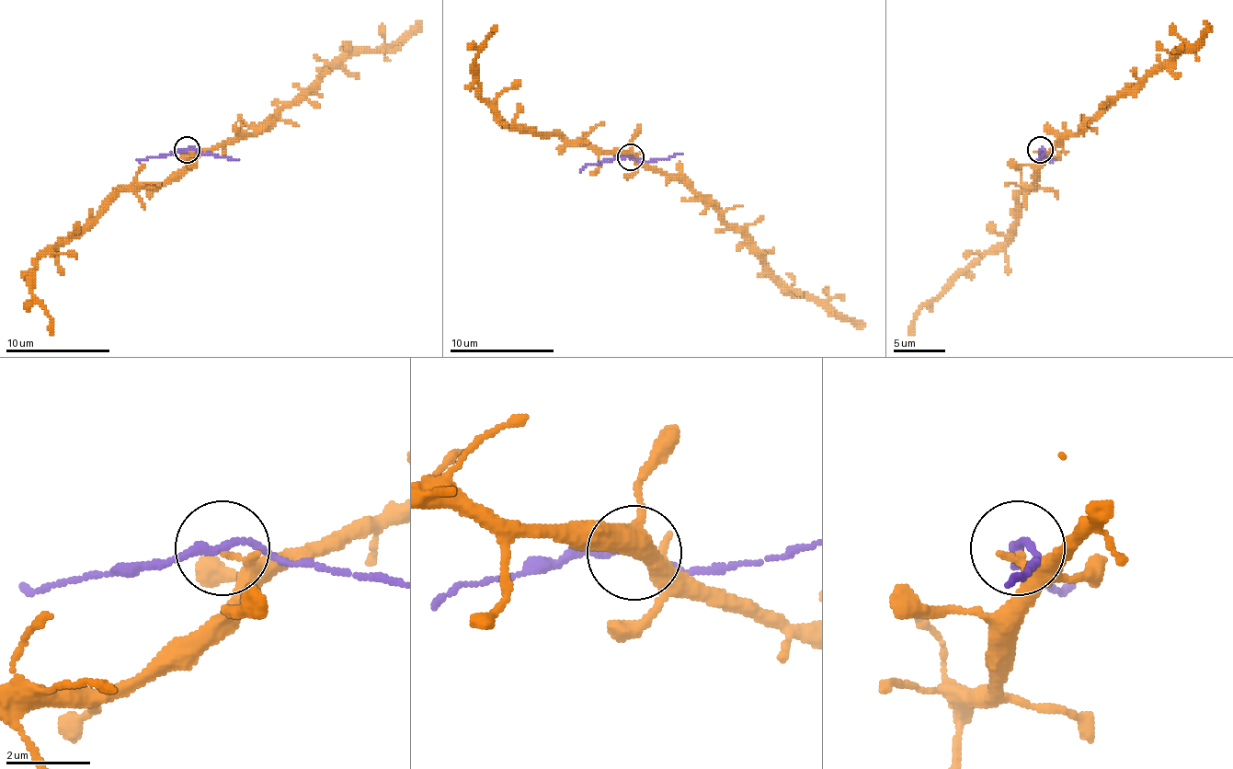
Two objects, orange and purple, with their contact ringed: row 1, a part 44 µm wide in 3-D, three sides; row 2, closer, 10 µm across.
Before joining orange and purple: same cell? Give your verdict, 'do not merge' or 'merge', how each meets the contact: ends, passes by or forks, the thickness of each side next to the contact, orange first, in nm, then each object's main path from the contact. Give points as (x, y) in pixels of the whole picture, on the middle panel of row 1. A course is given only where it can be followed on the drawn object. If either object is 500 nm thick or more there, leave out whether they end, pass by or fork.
do not merge | orange ends | purple passes by | 200/190 nm | orange via (630, 156), (668, 175), (679, 175), (742, 235), (747, 247), (786, 287), (864, 324) | purple via (630, 156), (656, 161), (682, 154)

